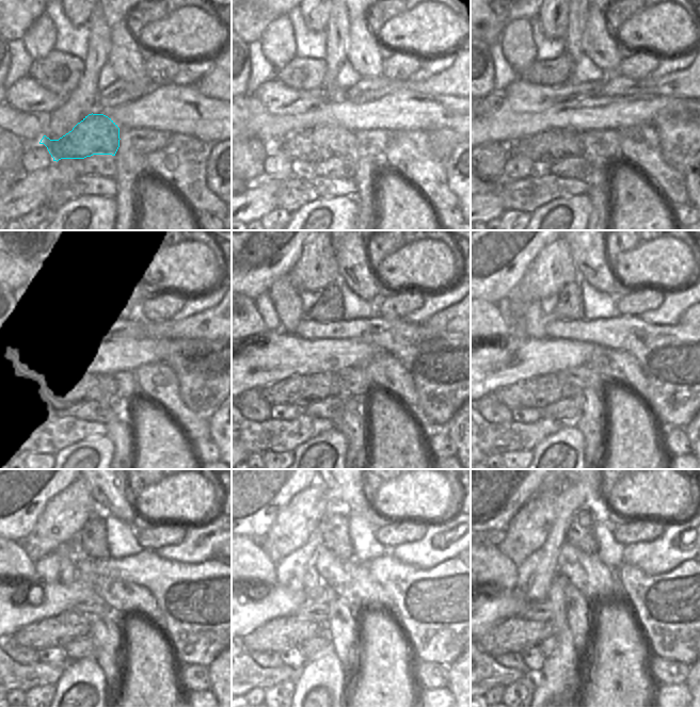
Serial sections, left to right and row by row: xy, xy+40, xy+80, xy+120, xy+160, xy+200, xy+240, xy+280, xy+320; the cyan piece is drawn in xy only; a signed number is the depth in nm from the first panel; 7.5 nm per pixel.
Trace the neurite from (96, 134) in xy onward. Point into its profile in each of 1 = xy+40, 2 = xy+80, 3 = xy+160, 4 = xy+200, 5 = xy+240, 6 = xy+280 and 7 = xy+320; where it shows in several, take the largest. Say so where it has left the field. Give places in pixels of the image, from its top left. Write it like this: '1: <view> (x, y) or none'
1: xy+40 (320, 143)
2: xy+80 (544, 149)
3: xy+160 (302, 390)
4: xy+200 (538, 392)
5: xy+240 (59, 631)
6: xy+280 (281, 633)
7: xy+320 (513, 636)

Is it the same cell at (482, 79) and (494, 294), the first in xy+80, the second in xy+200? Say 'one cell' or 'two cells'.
two cells

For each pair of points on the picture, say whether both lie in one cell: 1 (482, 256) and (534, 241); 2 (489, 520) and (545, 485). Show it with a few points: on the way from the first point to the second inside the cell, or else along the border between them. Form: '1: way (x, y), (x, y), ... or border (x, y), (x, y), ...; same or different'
1: way (495, 244), (521, 244); same
2: border (543, 480), (536, 493); different

